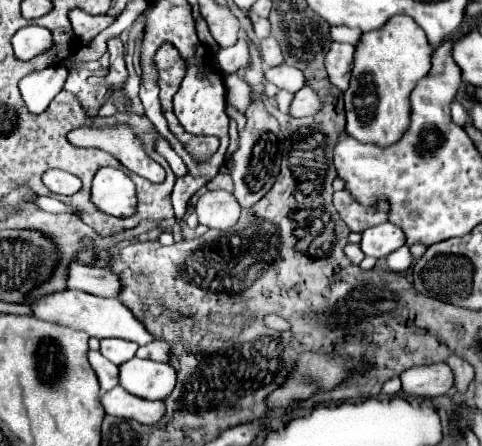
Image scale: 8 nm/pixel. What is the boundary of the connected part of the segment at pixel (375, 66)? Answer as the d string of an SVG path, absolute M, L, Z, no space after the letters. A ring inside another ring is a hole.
M392 16L382 28L362 34L354 52L350 86L344 92L346 130L350 132L350 136L354 136L360 142L368 142L368 144L372 142L380 146L388 146L400 140L404 128L408 128L408 116L410 116L408 96L414 90L416 82L428 74L430 58L432 58L432 46L424 36L424 30L416 28L416 22L410 16Z

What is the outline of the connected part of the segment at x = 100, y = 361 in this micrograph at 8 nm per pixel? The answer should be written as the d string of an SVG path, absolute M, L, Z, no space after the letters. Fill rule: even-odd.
M90 350L88 352L88 362L90 362L92 370L98 376L98 382L100 382L102 392L106 392L106 390L110 390L110 388L114 388L118 384L118 380L116 380L118 366L112 364L110 360L106 360L98 350Z

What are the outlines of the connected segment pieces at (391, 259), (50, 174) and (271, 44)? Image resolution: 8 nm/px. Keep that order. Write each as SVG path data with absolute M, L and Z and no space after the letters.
M402 246L402 248L398 248L396 252L392 252L392 254L386 258L386 266L388 266L390 270L404 272L406 268L410 268L412 260L414 260L414 258L412 258L412 254L410 254L408 246Z
M48 170L44 176L42 176L42 182L44 186L52 192L52 194L74 194L76 190L80 190L82 182L70 174L70 172L64 172L64 170Z
M270 36L270 38L264 38L260 42L260 54L262 54L262 62L264 66L280 66L284 62L282 58L282 52L280 52L280 44L276 44L276 40Z

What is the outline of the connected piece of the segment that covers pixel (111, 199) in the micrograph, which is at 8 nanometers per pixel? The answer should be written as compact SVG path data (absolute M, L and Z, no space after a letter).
M100 168L92 182L92 202L106 214L130 216L136 210L134 182L116 168Z

